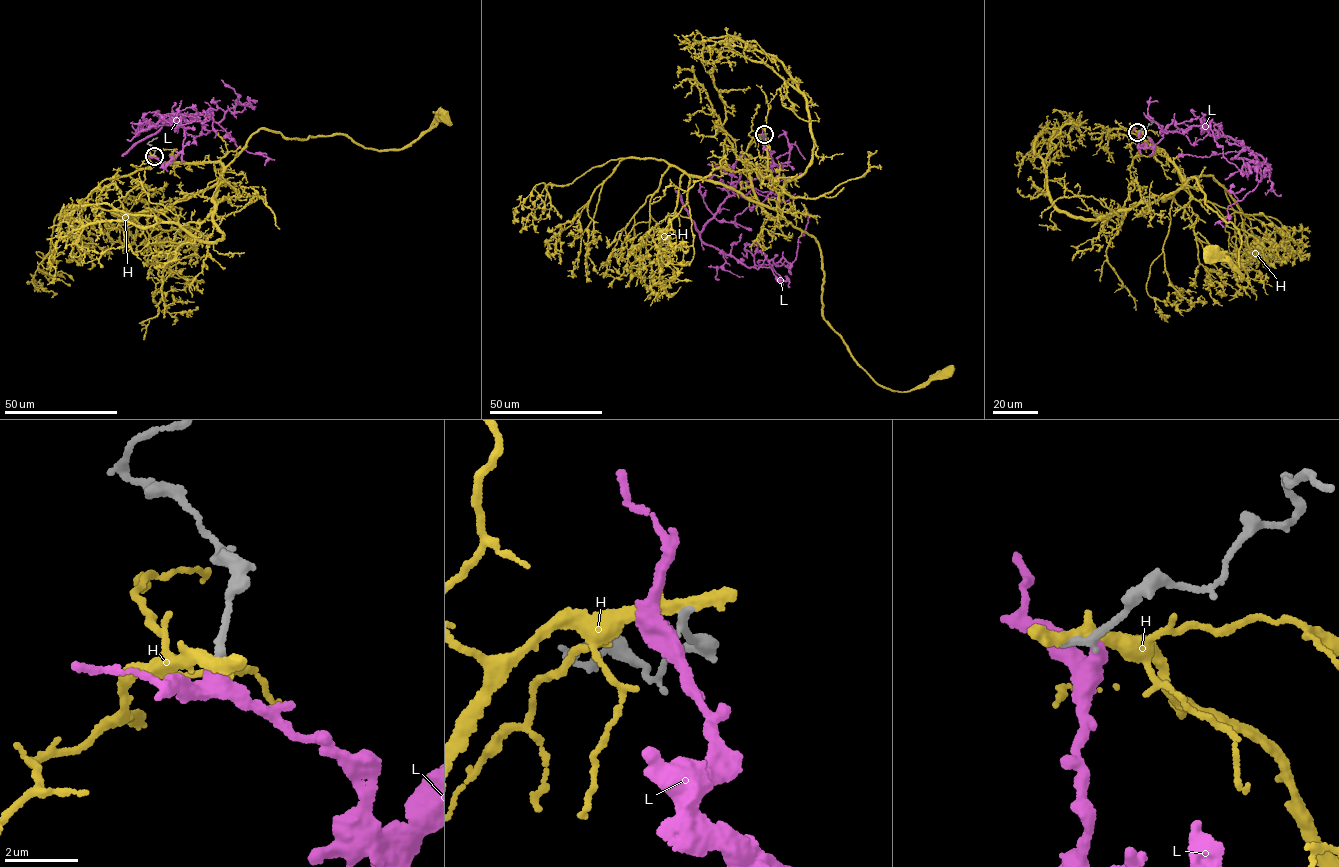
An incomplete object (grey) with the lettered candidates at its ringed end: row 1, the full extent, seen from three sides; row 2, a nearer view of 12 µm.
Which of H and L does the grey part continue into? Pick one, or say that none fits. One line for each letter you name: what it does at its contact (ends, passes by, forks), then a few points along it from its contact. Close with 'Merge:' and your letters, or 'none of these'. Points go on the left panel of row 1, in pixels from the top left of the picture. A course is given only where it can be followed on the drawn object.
Merge: none of these

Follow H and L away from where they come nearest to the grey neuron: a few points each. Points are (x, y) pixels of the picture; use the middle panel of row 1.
H: (763, 134), (741, 158), (754, 193), (768, 215), (815, 238), (823, 317), (857, 363), (900, 392), (947, 371)
L: (763, 136), (767, 154), (781, 168), (731, 185), (701, 239), (747, 266), (791, 263), (808, 222), (805, 209)

